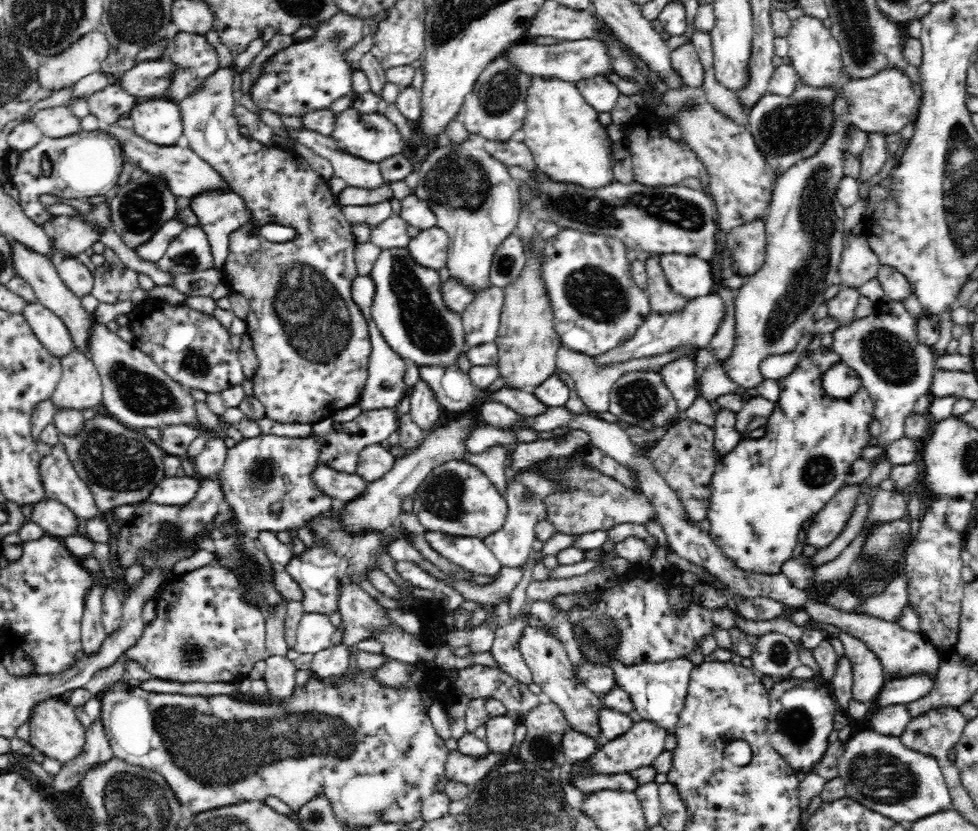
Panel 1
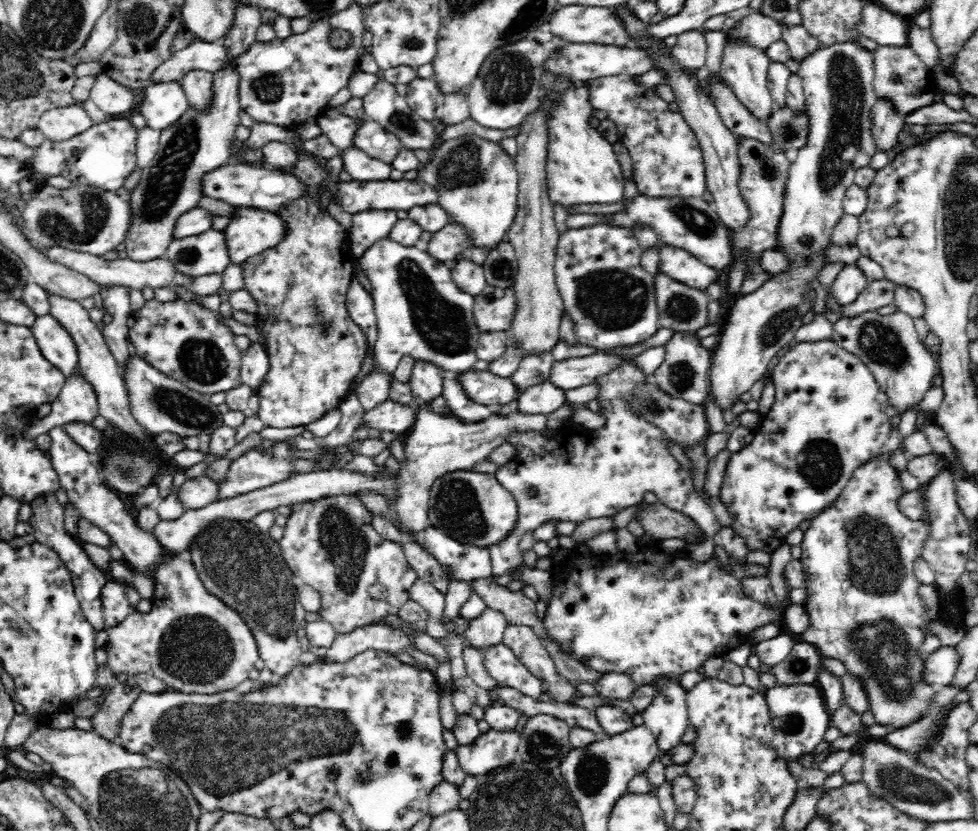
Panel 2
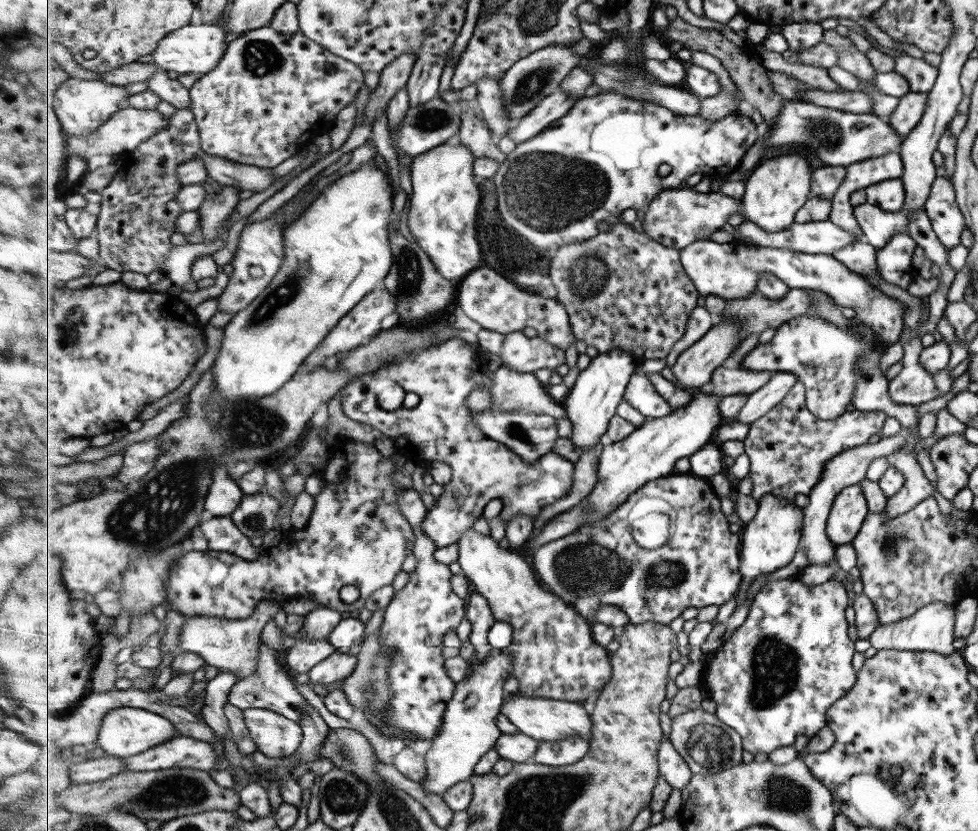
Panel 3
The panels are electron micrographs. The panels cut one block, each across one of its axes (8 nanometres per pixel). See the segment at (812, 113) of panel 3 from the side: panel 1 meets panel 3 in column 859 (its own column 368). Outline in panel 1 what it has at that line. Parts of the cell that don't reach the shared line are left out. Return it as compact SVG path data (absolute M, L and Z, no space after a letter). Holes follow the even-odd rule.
M349 108L338 114L334 124L334 132L329 134L340 151L358 159L368 160L369 163L380 163L394 154L407 153L409 146L402 139L398 128L382 112L363 114Z

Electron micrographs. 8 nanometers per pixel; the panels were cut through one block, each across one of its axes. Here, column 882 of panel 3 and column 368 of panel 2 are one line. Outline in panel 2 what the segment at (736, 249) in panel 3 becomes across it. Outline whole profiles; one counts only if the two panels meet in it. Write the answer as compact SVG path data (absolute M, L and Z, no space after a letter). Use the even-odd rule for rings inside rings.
M358 276L351 280L345 303L348 315L362 329L370 348L373 348L377 340L377 316L372 295L362 287Z

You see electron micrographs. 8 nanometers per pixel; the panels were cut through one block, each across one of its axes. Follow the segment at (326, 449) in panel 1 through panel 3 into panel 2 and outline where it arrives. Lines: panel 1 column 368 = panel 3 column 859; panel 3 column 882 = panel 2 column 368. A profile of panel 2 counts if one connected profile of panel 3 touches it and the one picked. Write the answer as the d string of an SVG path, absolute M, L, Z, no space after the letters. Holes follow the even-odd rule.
M388 398L376 408L365 412L363 420L373 428L375 434L381 430L390 430L398 435L411 428L416 420L416 412L411 406Z

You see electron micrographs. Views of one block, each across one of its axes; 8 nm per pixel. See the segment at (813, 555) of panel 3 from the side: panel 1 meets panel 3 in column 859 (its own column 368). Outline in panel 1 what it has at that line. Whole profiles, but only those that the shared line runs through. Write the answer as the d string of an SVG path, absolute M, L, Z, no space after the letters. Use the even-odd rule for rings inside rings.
M369 444L360 451L356 473L368 482L374 482L388 472L396 457L380 444Z

